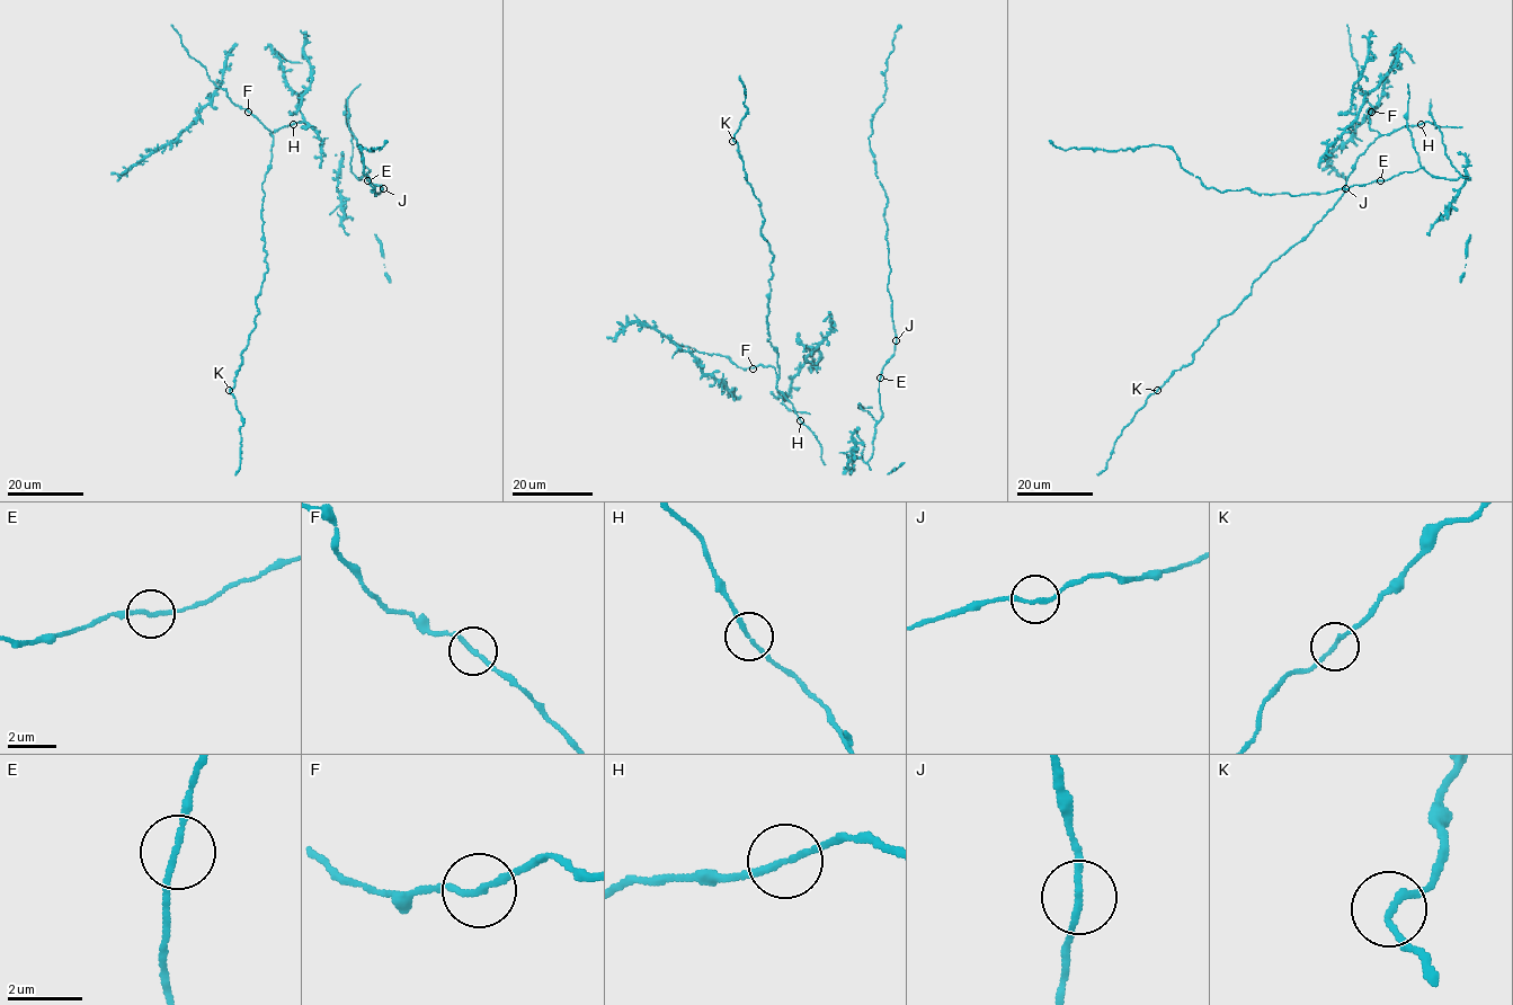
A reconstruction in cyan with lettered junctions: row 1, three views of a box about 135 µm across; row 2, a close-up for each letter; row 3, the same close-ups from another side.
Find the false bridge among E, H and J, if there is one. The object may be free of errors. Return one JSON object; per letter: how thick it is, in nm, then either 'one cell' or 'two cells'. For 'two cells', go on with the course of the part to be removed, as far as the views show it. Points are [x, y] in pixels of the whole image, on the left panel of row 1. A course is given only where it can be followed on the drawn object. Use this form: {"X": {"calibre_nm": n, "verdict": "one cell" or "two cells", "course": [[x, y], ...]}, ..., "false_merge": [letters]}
{"E": {"calibre_nm": 160, "verdict": "one cell"}, "H": {"calibre_nm": 160, "verdict": "one cell"}, "J": {"calibre_nm": 160, "verdict": "one cell"}, "false_merge": []}

